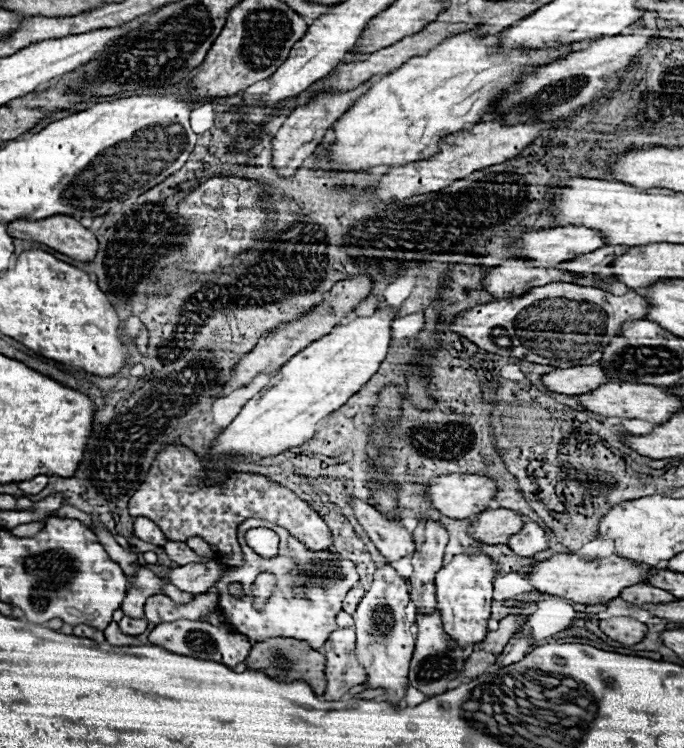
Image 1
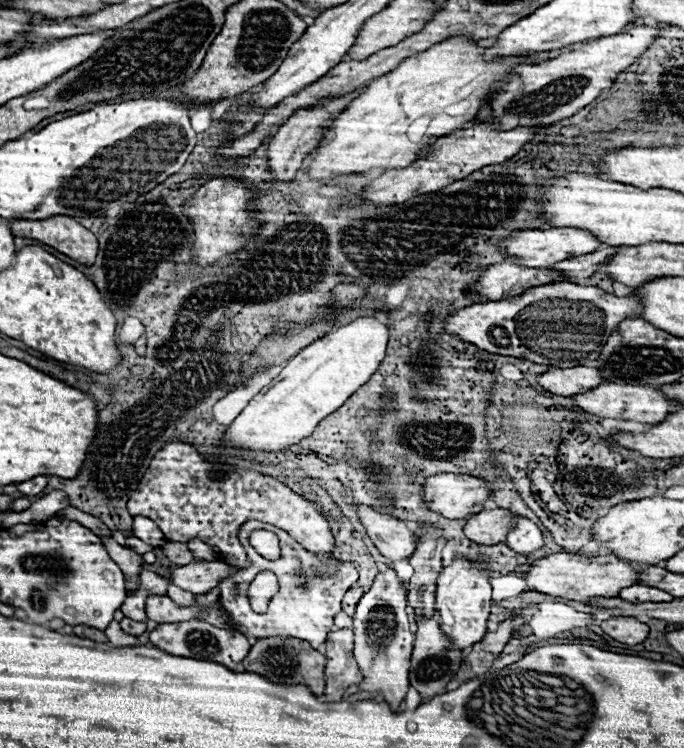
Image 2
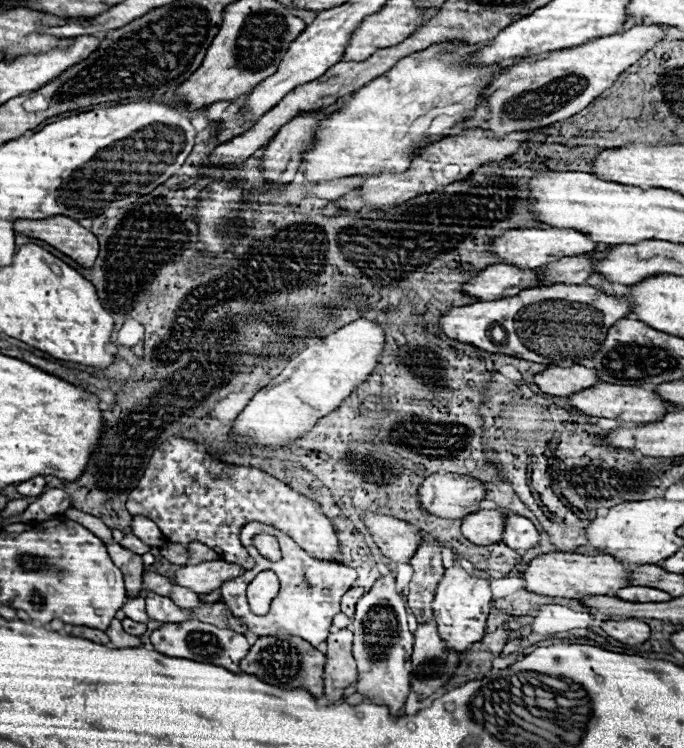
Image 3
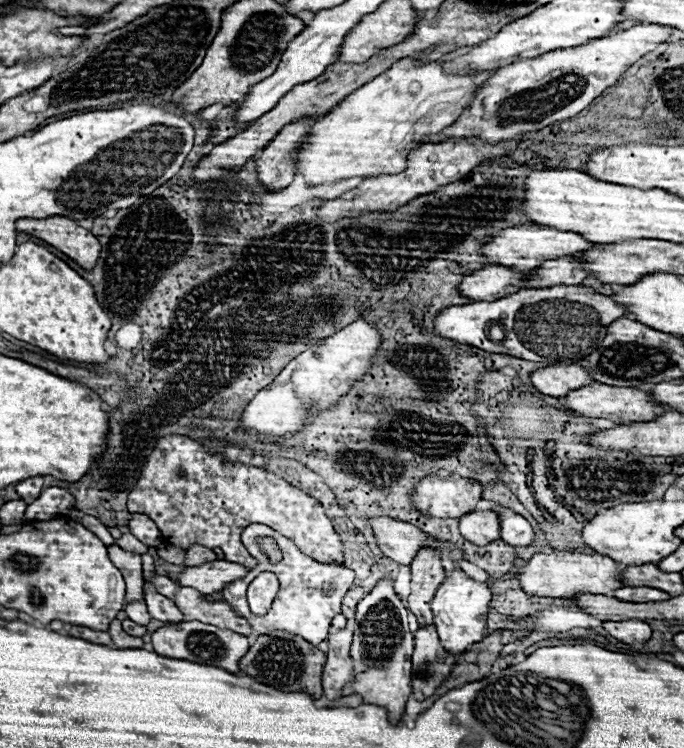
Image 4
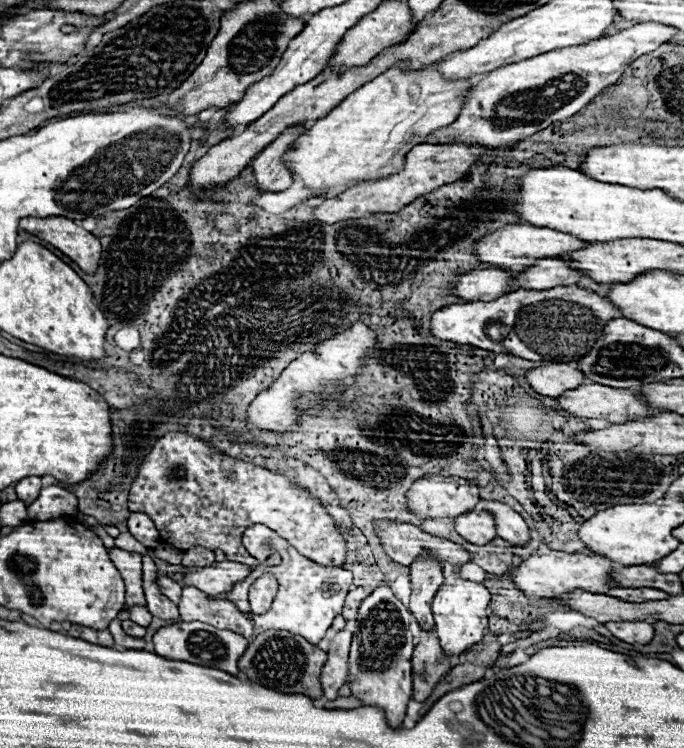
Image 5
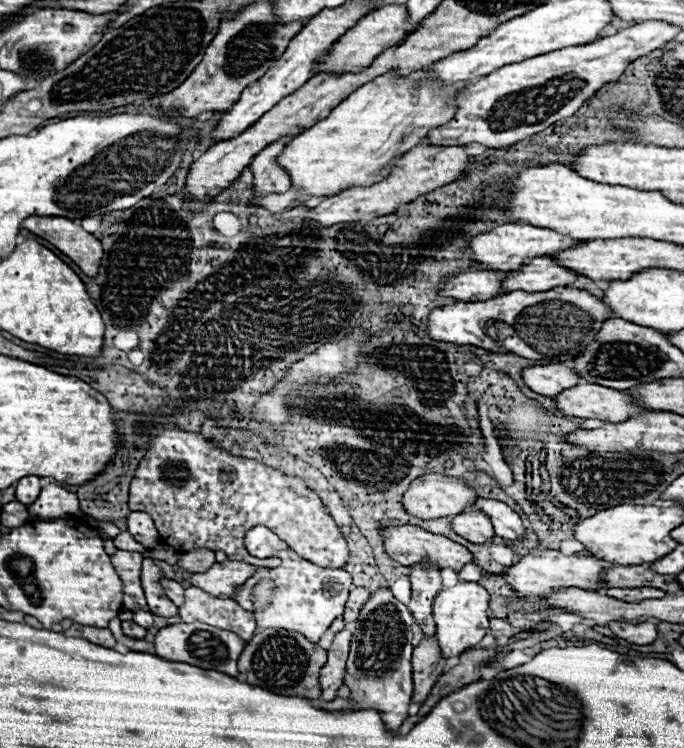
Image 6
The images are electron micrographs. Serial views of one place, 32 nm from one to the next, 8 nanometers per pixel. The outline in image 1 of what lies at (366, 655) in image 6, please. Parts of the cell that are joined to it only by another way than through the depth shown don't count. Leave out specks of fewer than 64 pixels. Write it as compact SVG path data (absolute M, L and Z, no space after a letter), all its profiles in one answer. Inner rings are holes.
M388 564L376 568L372 588L364 594L358 610L354 614L356 620L356 656L360 664L368 672L368 680L364 686L368 688L384 688L386 696L392 704L398 704L406 692L408 684L408 668L414 650L414 638L410 632L410 622L406 620L404 608L410 602L410 586L408 582Z

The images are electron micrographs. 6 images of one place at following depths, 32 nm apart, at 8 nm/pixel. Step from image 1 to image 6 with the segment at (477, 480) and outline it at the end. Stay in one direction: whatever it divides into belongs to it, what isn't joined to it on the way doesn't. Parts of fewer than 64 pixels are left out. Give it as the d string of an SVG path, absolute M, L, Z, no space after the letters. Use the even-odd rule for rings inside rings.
M424 474L404 492L406 512L416 518L444 518L474 506L478 494L460 478Z

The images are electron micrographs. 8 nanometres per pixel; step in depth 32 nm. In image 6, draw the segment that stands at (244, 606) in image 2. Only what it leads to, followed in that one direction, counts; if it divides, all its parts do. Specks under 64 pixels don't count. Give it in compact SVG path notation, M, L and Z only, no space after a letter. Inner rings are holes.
M254 526L246 532L244 544L248 552L256 558L268 558L268 556L278 556L282 564L278 568L264 568L260 566L254 576L250 576L242 586L236 588L232 600L236 600L242 608L248 612L252 610L250 604L250 590L260 578L272 578L276 582L276 592L272 596L270 606L264 612L254 612L254 620L260 628L284 628L292 632L304 634L310 642L318 642L322 634L328 630L334 618L342 616L346 596L352 586L352 576L342 570L342 568L320 568L316 564L310 564L302 556L298 556L284 540L280 540L274 532L270 532L266 526Z

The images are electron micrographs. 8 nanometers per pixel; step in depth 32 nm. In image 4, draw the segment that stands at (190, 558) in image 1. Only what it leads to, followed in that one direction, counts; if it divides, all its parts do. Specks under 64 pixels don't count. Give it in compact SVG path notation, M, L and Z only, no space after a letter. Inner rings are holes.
M164 544L158 548L158 556L164 558L166 562L170 564L184 564L184 558L186 558L186 550L180 550L172 544Z

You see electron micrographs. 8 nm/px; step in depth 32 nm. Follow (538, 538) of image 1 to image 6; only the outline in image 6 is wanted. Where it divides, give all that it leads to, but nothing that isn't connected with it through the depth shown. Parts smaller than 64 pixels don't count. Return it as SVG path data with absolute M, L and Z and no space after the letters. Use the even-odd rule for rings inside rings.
M478 498L474 507L478 511L486 512L486 514L492 518L496 536L500 536L500 538L504 538L504 540L510 540L510 542L524 540L526 528L524 528L524 524L522 524L520 516L518 516L510 506L506 506L504 502Z

